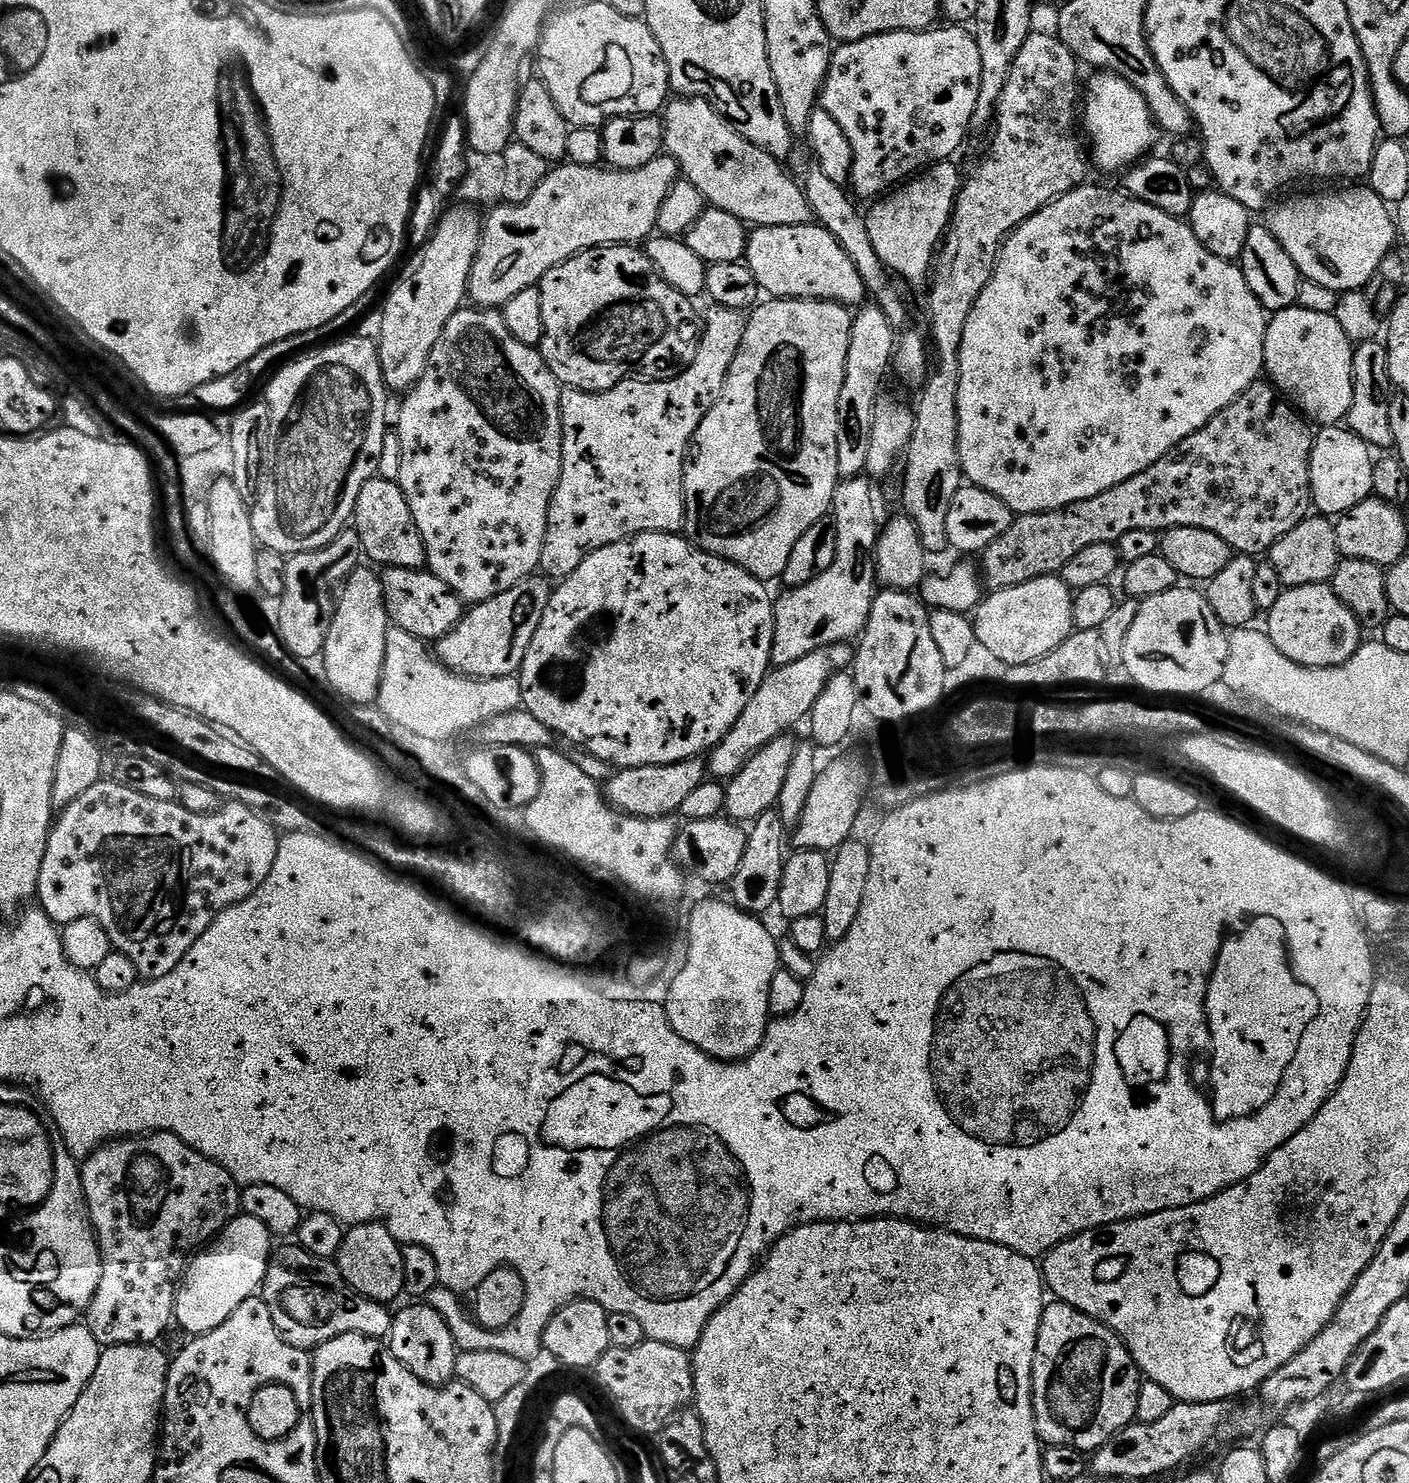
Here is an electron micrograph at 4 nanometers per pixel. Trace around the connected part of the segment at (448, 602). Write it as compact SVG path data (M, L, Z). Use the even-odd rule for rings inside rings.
M384 568L384 601L388 619L395 627L425 642L441 640L466 615L466 605L442 578L424 568Z

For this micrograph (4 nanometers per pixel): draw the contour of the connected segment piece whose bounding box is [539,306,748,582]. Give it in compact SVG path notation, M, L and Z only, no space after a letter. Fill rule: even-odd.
M712 306L708 312L708 325L702 328L699 344L694 349L687 368L679 374L673 375L671 380L659 378L629 378L605 392L579 392L577 388L564 388L560 394L560 417L562 418L562 474L558 486L552 495L550 510L548 511L548 529L546 530L546 542L542 546L542 558L539 571L545 577L559 582L564 577L574 574L578 566L590 554L610 546L614 542L628 540L631 536L637 536L643 532L671 532L679 533L684 527L684 462L688 459L688 450L692 442L692 436L698 430L702 418L716 405L717 398L722 394L726 374L730 370L730 362L734 362L734 354L738 354L738 346L742 346L742 334L746 334L748 316L739 308L721 308Z

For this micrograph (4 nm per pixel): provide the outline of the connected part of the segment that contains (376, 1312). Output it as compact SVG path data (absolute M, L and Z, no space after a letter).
M299 1246L273 1251L268 1262L262 1299L272 1307L274 1326L295 1348L315 1350L342 1334L362 1334L383 1341L392 1331L389 1305L358 1294L342 1278L332 1260L323 1260Z

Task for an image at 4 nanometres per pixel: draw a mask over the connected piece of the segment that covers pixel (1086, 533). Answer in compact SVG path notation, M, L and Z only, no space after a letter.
M1271 383L1250 385L1226 410L1222 410L1202 430L1190 434L1170 454L1158 458L1154 466L1134 474L1126 482L1089 500L1074 502L1049 512L1017 515L1010 530L982 553L982 580L989 589L1009 588L1034 578L1063 573L1066 562L1086 546L1116 544L1130 530L1165 533L1170 528L1210 530L1231 546L1233 553L1263 557L1294 526L1308 519L1313 507L1310 486L1310 458L1313 429L1309 421Z

